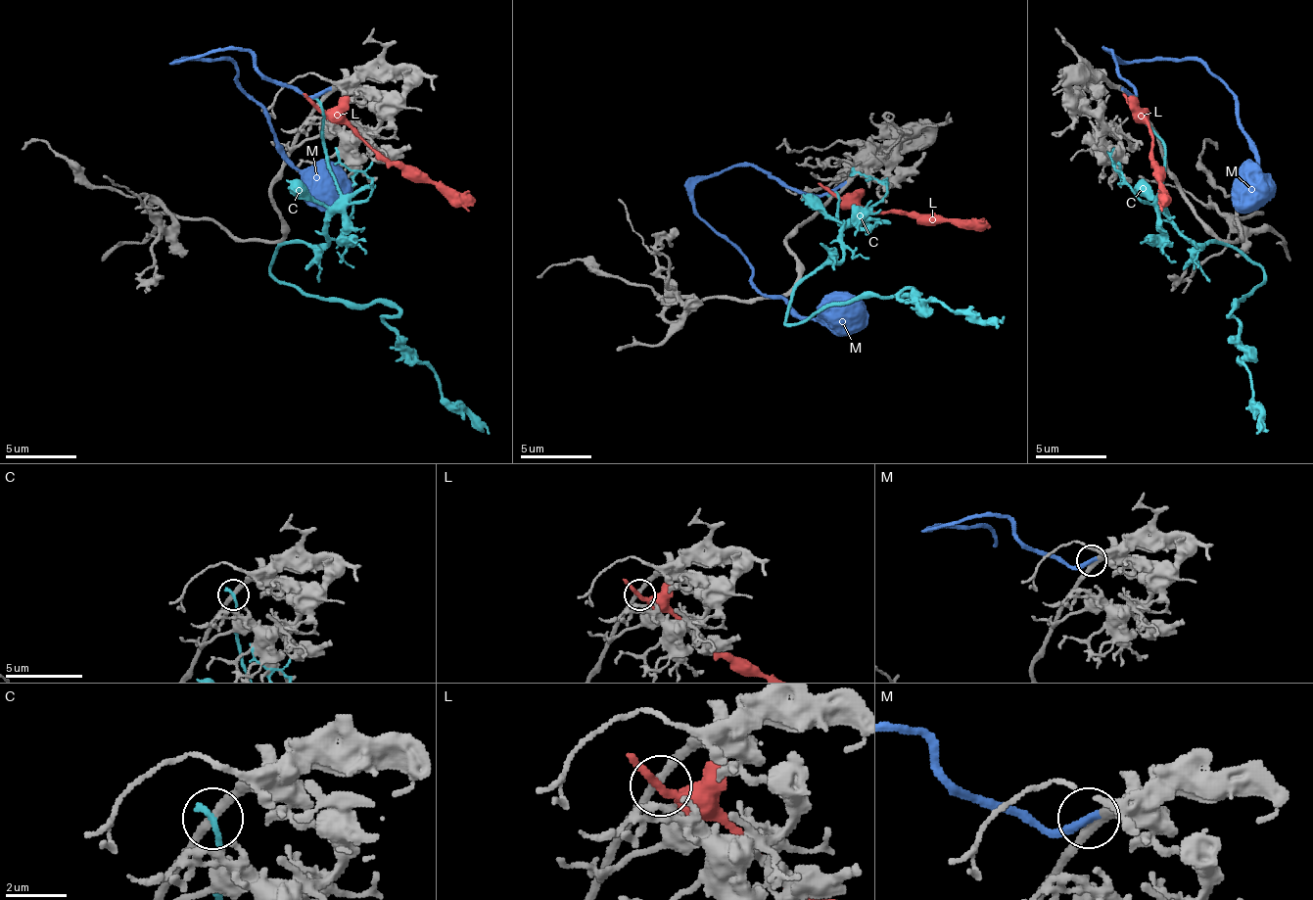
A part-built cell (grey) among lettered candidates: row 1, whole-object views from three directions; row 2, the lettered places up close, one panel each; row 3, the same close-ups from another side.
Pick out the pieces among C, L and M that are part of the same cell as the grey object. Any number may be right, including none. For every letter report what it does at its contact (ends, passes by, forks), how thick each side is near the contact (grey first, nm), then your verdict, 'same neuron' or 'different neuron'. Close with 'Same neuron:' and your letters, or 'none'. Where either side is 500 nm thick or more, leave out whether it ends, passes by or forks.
C: it ends; calibres 200 and 220 nm; different neuron
L: it passes by; calibres 200 and 240 nm; different neuron
M: it ends; calibres 280 and 280 nm; same neuron
Same neuron: M

